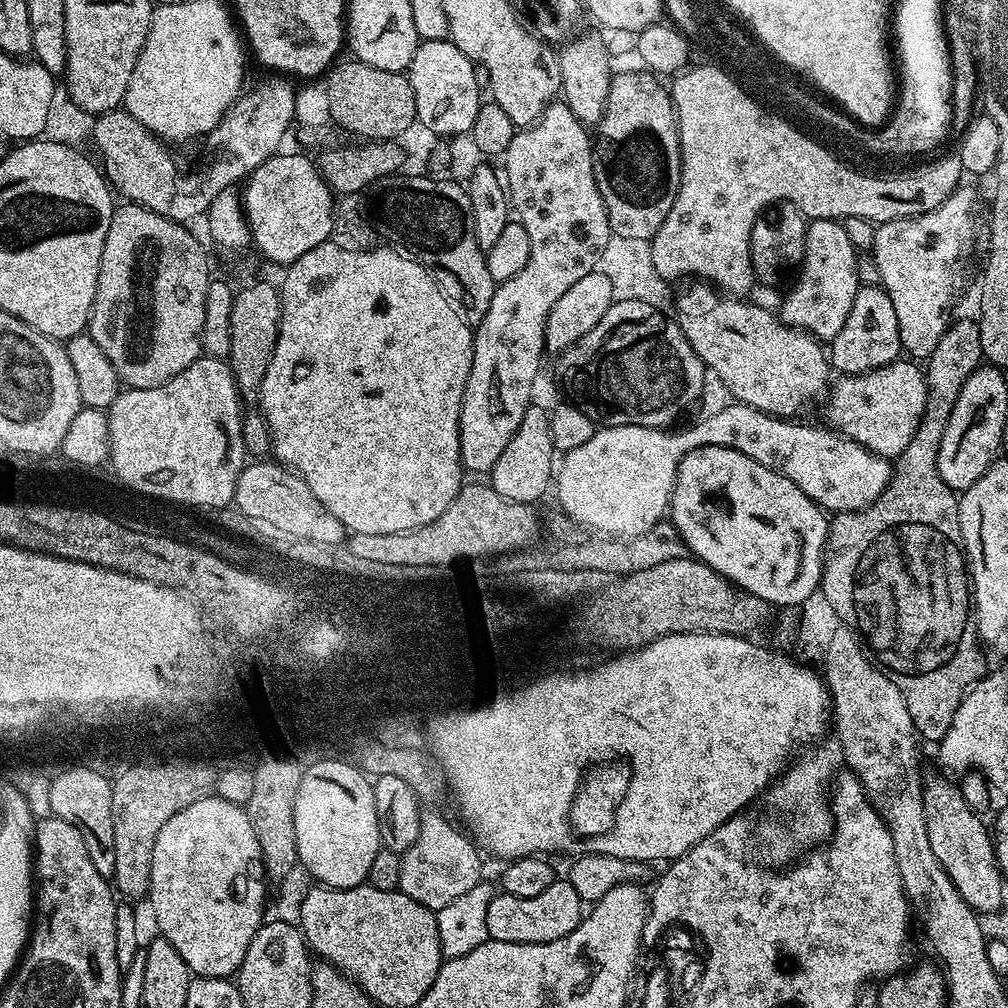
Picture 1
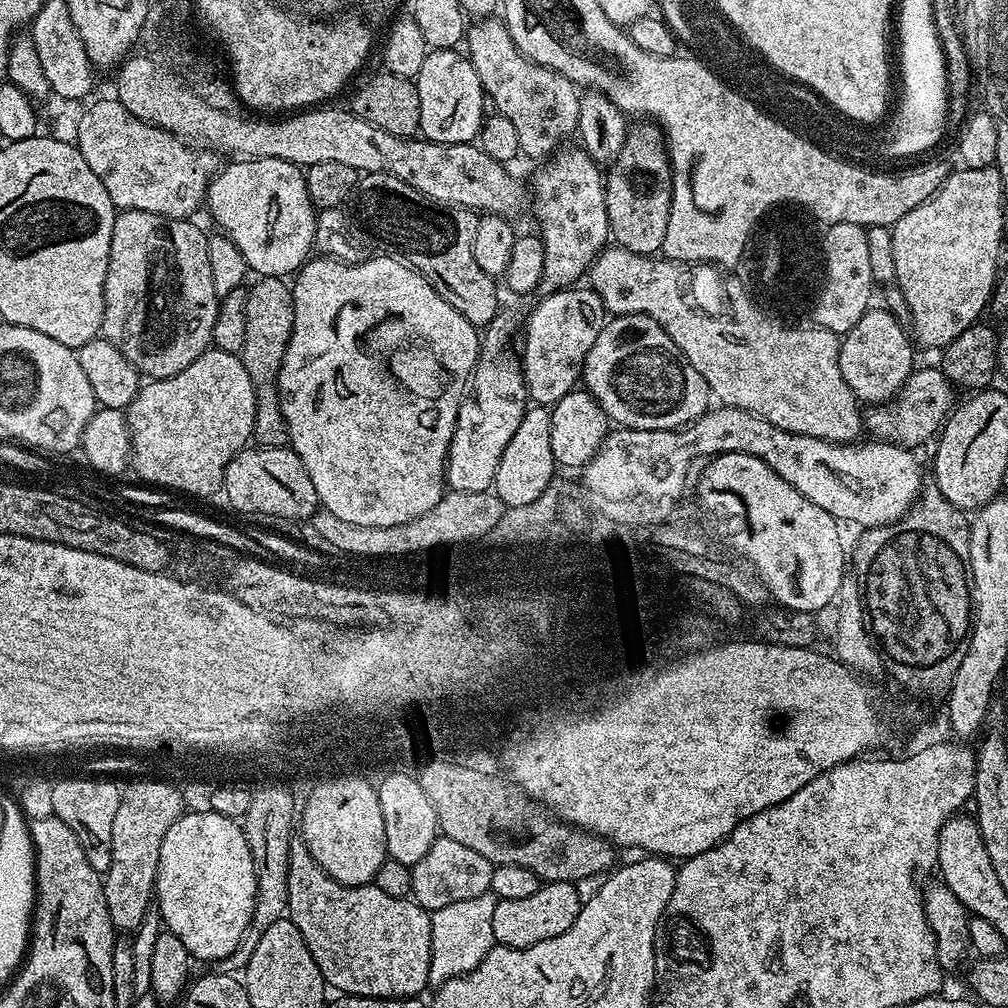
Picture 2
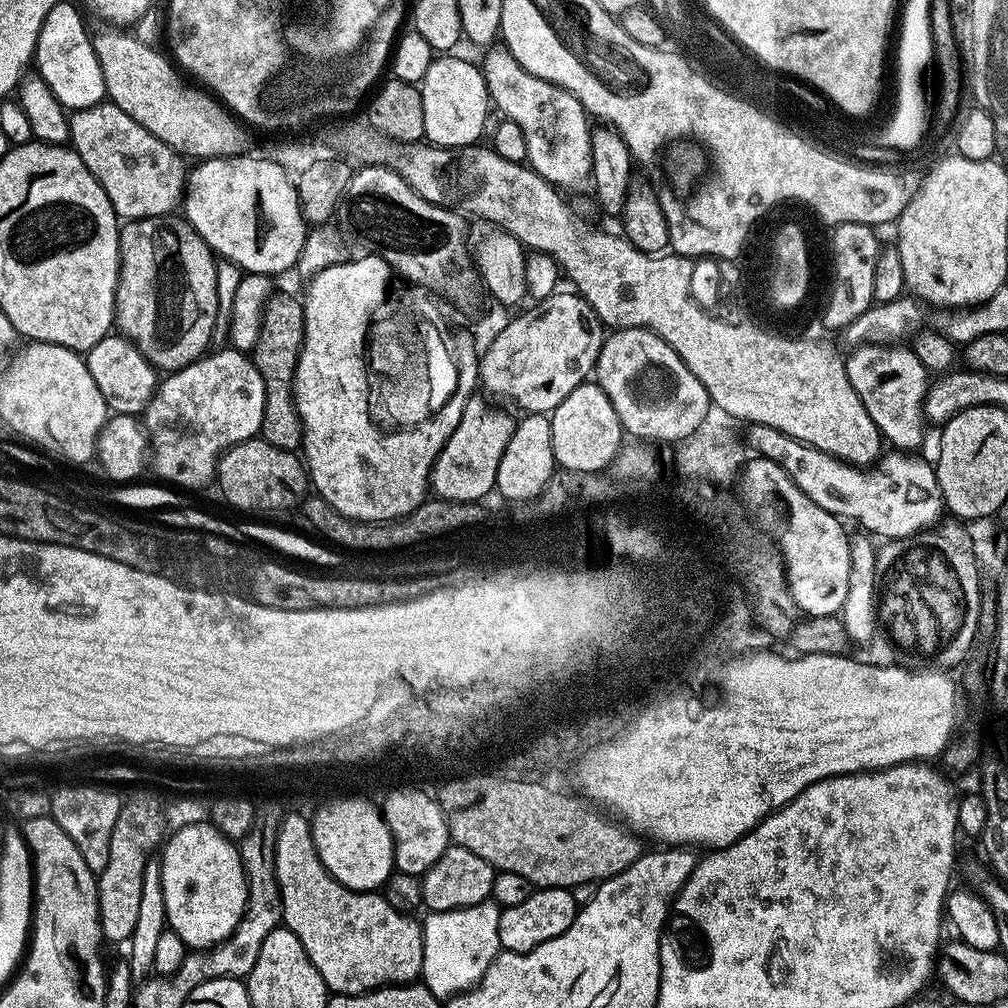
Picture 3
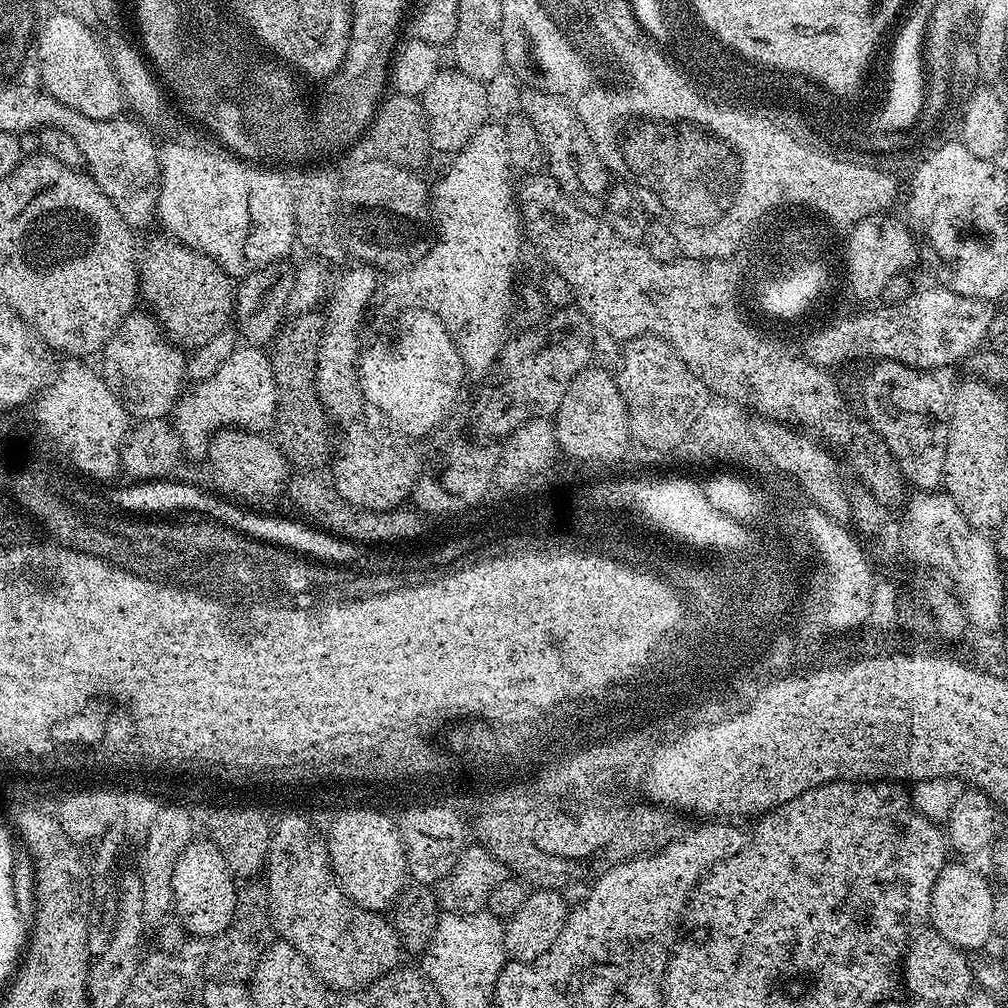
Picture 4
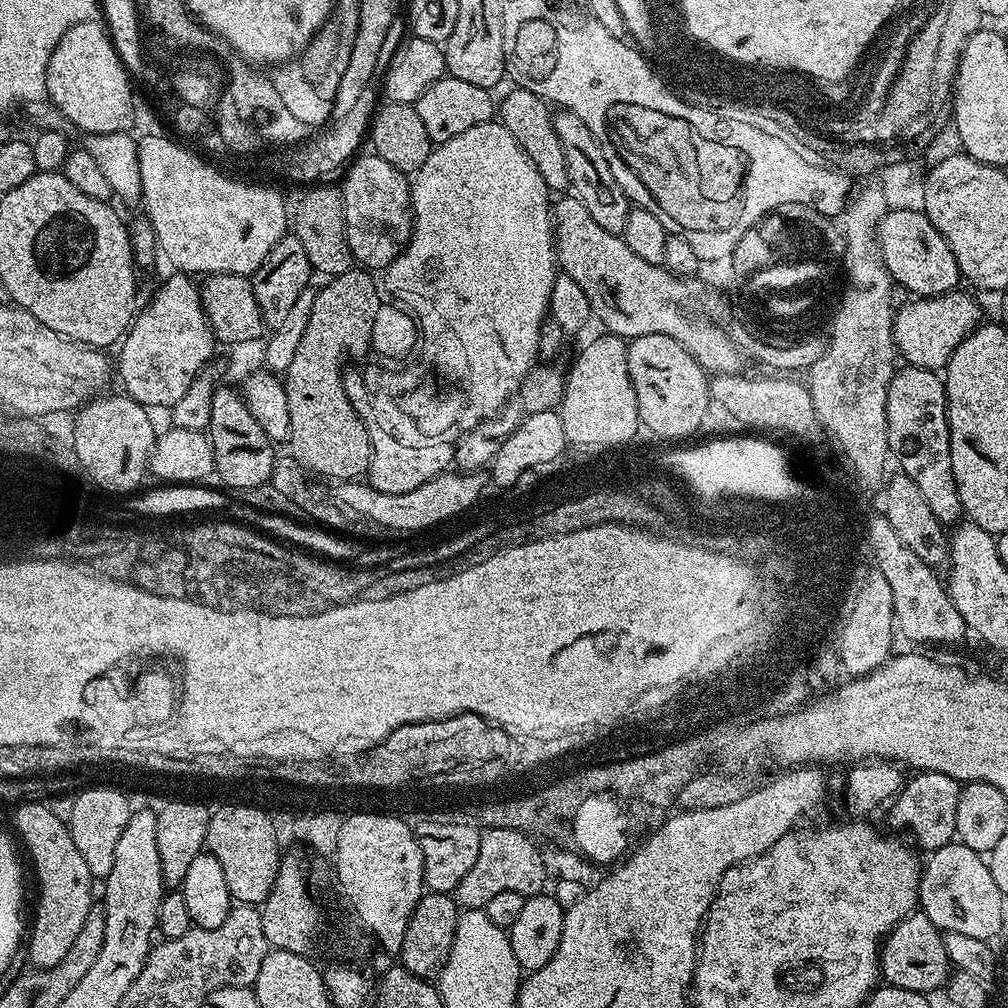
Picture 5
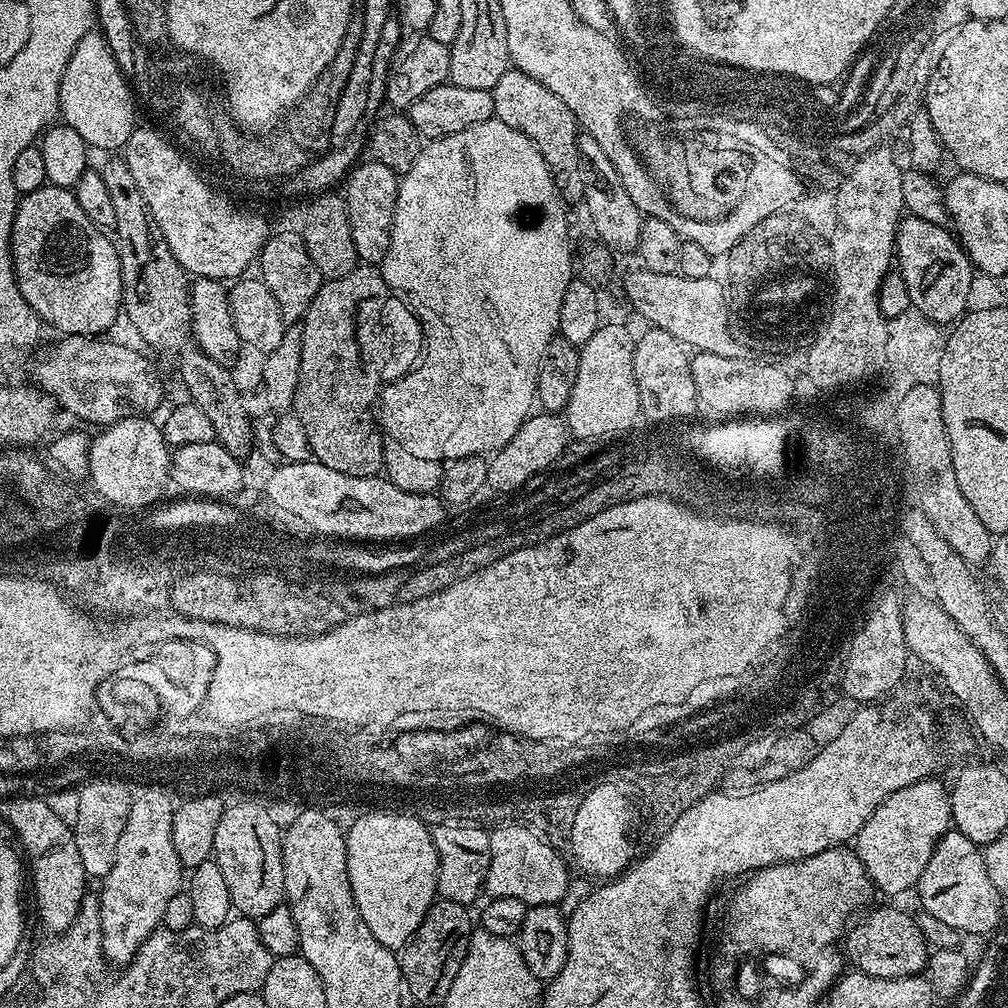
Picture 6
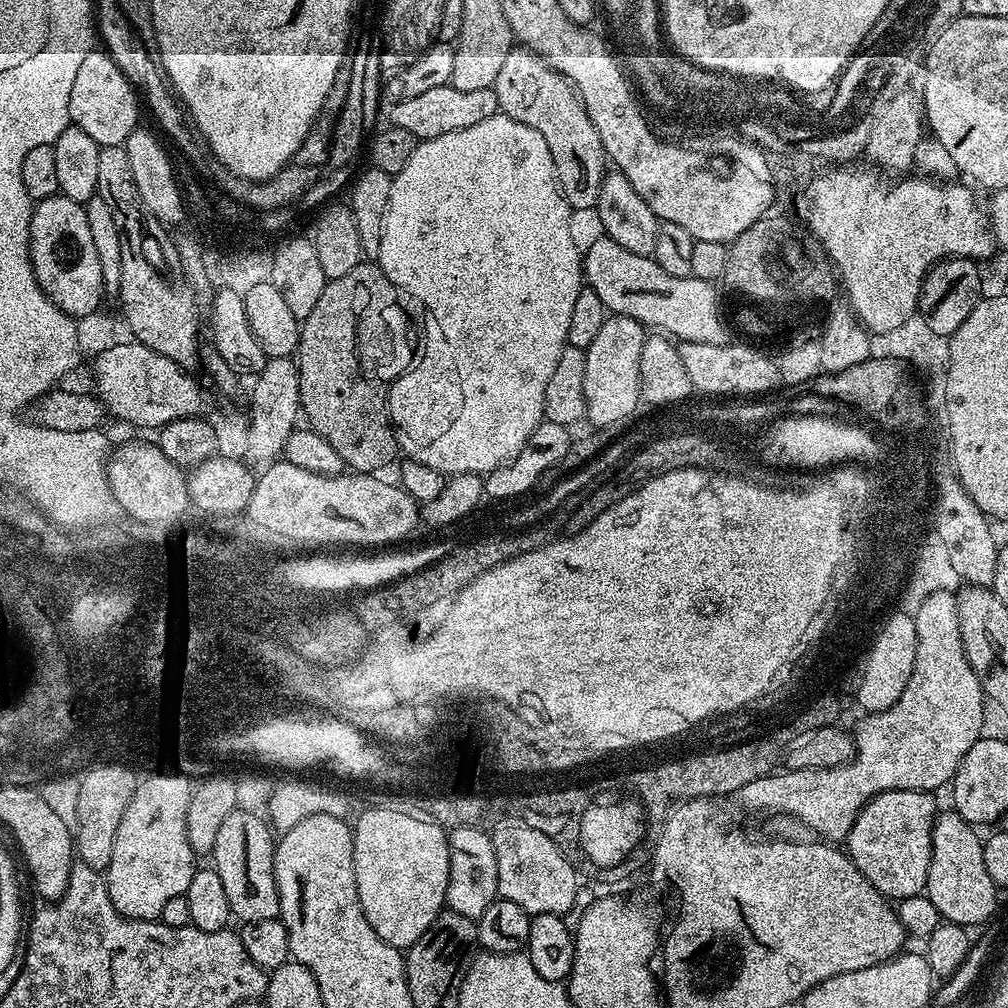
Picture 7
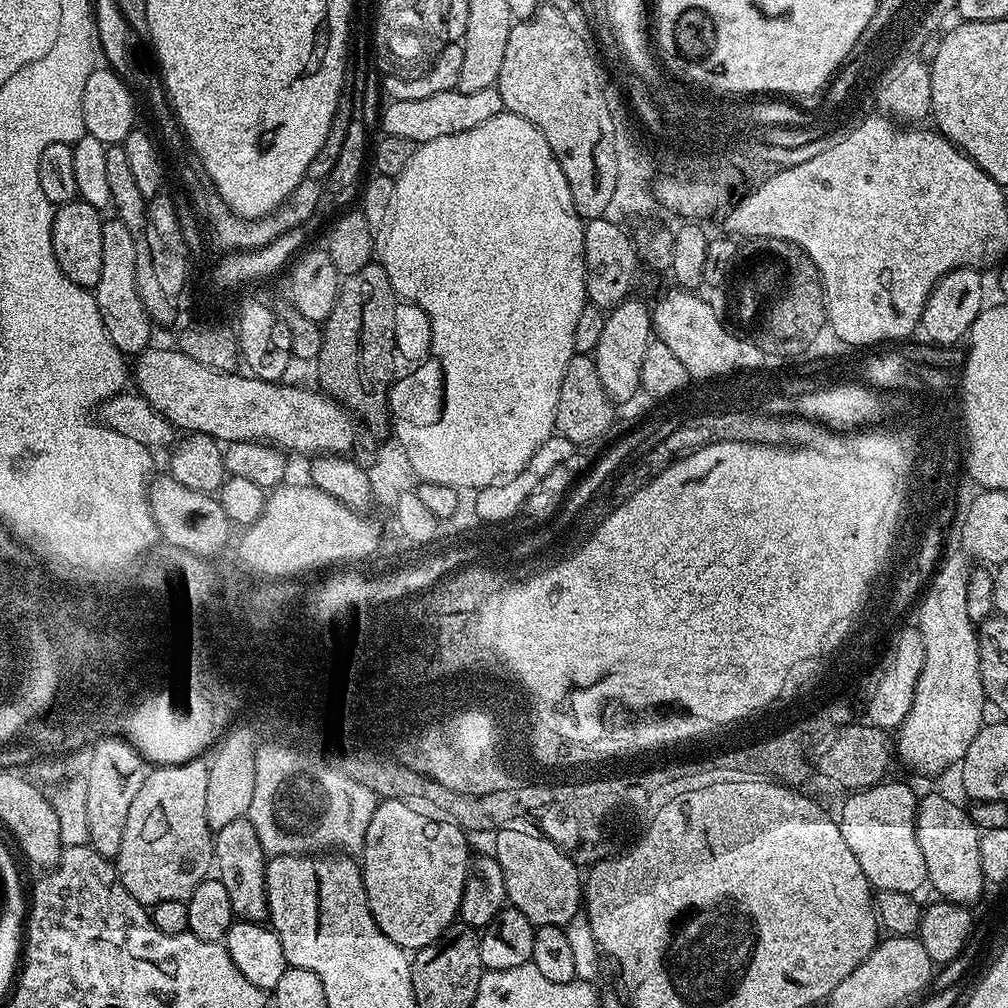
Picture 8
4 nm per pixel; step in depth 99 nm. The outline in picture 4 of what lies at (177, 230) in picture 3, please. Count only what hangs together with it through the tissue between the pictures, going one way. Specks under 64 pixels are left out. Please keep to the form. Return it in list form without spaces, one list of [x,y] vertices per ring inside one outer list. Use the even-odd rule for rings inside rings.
[[[168,242],[161,248],[156,248],[148,256],[148,261],[143,261],[142,275],[138,280],[138,288],[142,293],[149,309],[154,313],[159,325],[164,330],[165,336],[172,339],[177,345],[192,344],[193,349],[200,348],[214,334],[225,331],[227,322],[234,312],[234,280],[225,272],[224,267],[214,262],[206,254],[188,248],[179,242]]]

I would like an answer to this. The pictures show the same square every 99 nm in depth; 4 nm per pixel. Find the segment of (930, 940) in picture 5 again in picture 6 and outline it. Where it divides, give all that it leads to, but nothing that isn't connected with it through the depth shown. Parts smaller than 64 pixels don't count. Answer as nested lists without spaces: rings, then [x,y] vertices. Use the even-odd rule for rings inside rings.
[[[873,907],[864,924],[853,923],[842,941],[847,963],[855,971],[865,972],[874,978],[906,978],[919,976],[928,967],[930,947],[924,940],[917,917],[900,908]]]

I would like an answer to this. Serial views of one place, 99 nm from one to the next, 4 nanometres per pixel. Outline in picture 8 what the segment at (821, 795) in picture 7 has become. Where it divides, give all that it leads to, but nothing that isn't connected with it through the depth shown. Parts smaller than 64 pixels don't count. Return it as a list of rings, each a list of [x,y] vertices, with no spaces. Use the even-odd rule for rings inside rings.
[[[953,559],[946,563],[947,568],[941,571],[932,593],[925,600],[921,612],[921,628],[924,629],[924,647],[926,658],[922,662],[922,674],[918,674],[918,682],[914,690],[912,706],[897,730],[897,742],[894,745],[894,756],[912,772],[920,776],[936,776],[948,767],[959,765],[963,760],[970,742],[979,734],[986,723],[984,708],[986,697],[982,678],[980,677],[980,651],[978,650],[978,628],[966,614],[966,590],[970,567],[964,560]]]

